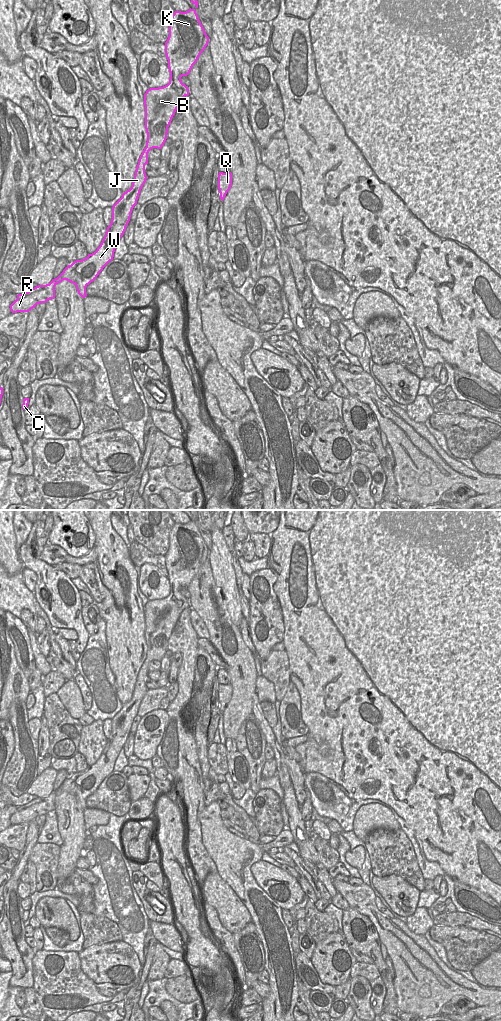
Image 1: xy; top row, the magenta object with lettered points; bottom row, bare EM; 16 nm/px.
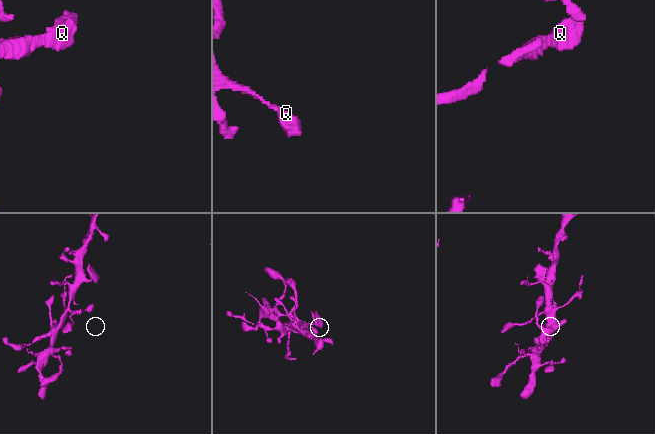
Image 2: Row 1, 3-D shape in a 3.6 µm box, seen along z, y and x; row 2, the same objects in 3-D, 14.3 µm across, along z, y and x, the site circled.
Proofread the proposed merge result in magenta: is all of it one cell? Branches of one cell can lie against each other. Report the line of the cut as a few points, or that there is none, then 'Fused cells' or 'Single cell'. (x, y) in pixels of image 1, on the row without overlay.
No split. Single cell.

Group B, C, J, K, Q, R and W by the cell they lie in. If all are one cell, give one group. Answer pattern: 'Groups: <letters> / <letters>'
Groups: B C J K Q R W.

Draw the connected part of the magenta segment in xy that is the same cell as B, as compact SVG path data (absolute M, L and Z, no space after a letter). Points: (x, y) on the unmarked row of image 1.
M195 521L174 524L165 554L169 595L163 599L150 600L144 606L146 659L139 670L131 700L112 719L111 735L100 758L86 770L68 777L49 796L38 797L28 804L18 806L10 817L12 825L29 824L37 816L54 811L55 798L63 792L73 795L82 810L87 808L86 799L113 772L115 761L130 733L132 722L147 691L145 677L148 676L149 663L162 660L167 651L168 639L181 612L189 607L189 601L182 595L181 589L190 585L208 554L209 549Z

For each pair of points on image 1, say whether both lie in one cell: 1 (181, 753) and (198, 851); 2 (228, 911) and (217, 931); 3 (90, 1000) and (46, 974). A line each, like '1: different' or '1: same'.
1: same
2: different
3: same

